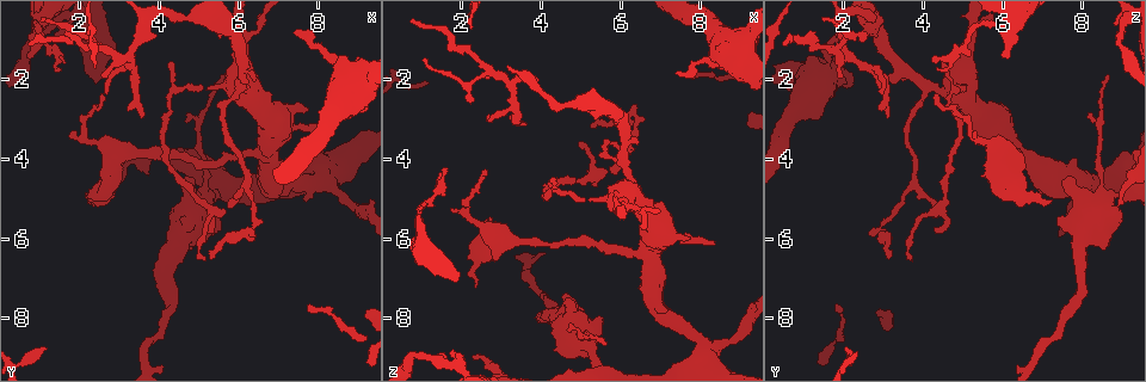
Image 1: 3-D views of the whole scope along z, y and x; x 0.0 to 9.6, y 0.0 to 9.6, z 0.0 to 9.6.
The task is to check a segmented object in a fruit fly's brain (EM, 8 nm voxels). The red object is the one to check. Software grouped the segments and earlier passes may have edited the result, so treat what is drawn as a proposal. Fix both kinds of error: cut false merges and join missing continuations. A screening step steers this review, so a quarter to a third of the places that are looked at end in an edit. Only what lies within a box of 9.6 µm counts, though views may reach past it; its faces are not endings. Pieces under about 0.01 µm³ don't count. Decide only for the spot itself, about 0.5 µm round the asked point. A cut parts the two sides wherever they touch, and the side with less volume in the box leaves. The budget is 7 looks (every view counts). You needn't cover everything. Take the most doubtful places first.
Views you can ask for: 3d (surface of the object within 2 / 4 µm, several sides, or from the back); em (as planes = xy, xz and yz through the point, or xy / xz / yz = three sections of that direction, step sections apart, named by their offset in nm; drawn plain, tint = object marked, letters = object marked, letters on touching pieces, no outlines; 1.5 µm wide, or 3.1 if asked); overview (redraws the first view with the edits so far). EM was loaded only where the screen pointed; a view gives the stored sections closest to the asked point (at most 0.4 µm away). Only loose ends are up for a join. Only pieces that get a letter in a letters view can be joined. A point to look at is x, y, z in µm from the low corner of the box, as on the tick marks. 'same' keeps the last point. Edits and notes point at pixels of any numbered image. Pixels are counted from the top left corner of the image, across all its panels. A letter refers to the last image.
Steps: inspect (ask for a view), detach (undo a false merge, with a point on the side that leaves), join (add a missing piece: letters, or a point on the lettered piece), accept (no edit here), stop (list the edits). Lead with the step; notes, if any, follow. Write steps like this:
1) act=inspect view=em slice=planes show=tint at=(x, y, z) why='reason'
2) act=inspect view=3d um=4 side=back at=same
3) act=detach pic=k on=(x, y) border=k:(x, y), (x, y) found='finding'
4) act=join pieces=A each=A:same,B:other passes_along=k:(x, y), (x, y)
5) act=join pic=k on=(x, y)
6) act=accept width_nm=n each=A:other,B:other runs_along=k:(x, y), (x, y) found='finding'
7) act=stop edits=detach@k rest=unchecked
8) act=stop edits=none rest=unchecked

act=inspect view=3d um=4 at=(7.50, 0.75, 1.75) why='free end'

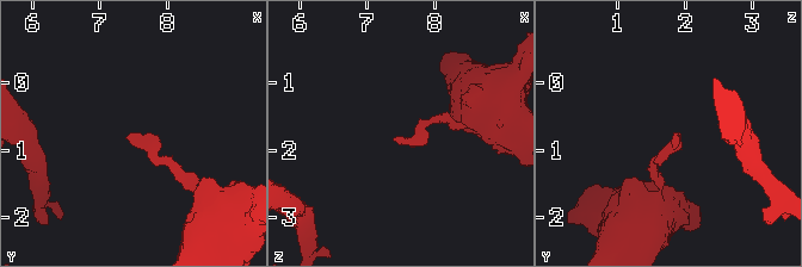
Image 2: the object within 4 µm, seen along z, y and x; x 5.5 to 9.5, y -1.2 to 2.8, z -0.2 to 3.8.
act=inspect view=em slice=yz step=8 show=tint at=(7.45, 0.80, 1.75)

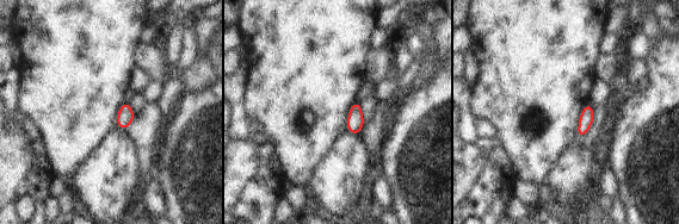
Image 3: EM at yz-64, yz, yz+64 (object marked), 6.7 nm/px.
act=inspect view=em slice=xz step=4 show=letters at=same

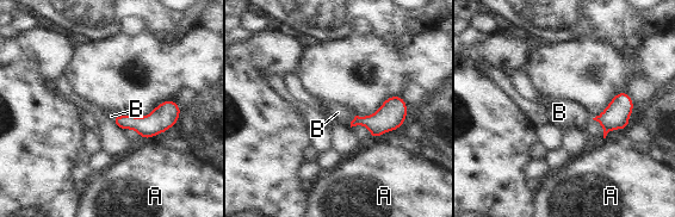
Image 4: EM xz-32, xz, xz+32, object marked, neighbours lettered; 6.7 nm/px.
act=accept each=A:other,B:other found='no lettered piece goes on from it'

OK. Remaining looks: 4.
act=inspect view=3d um=4 at=(7.70, 7.75, 1.85) why='long arm stops here'

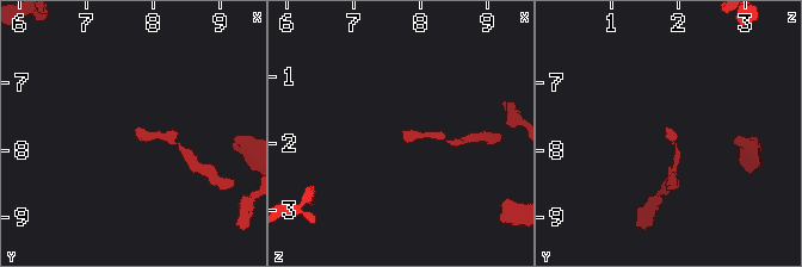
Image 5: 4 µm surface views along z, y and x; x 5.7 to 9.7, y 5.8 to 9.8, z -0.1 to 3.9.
act=inspect view=em slice=xy step=4 show=tint at=(7.70, 7.70, 1.75)

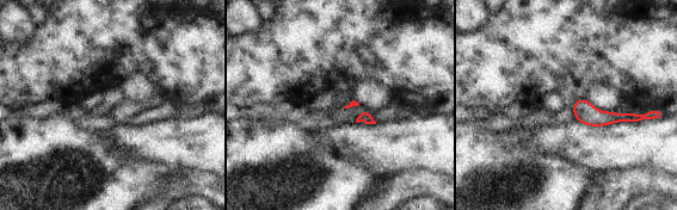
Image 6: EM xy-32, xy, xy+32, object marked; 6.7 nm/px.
act=inspect view=em slice=yz step=4 show=letters at=same

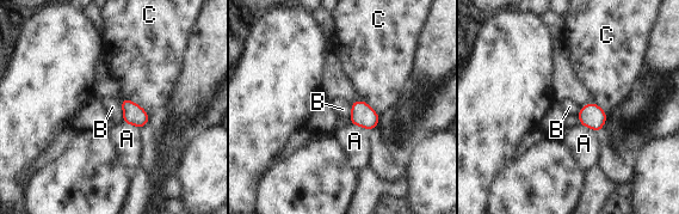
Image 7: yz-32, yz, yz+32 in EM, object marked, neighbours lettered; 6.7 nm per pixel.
act=accept each=A:other,B:other,C:other border=7:(119, 101), (122, 121) found='none of them fits'

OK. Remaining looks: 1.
act=stop edits=none rest=unchecked

